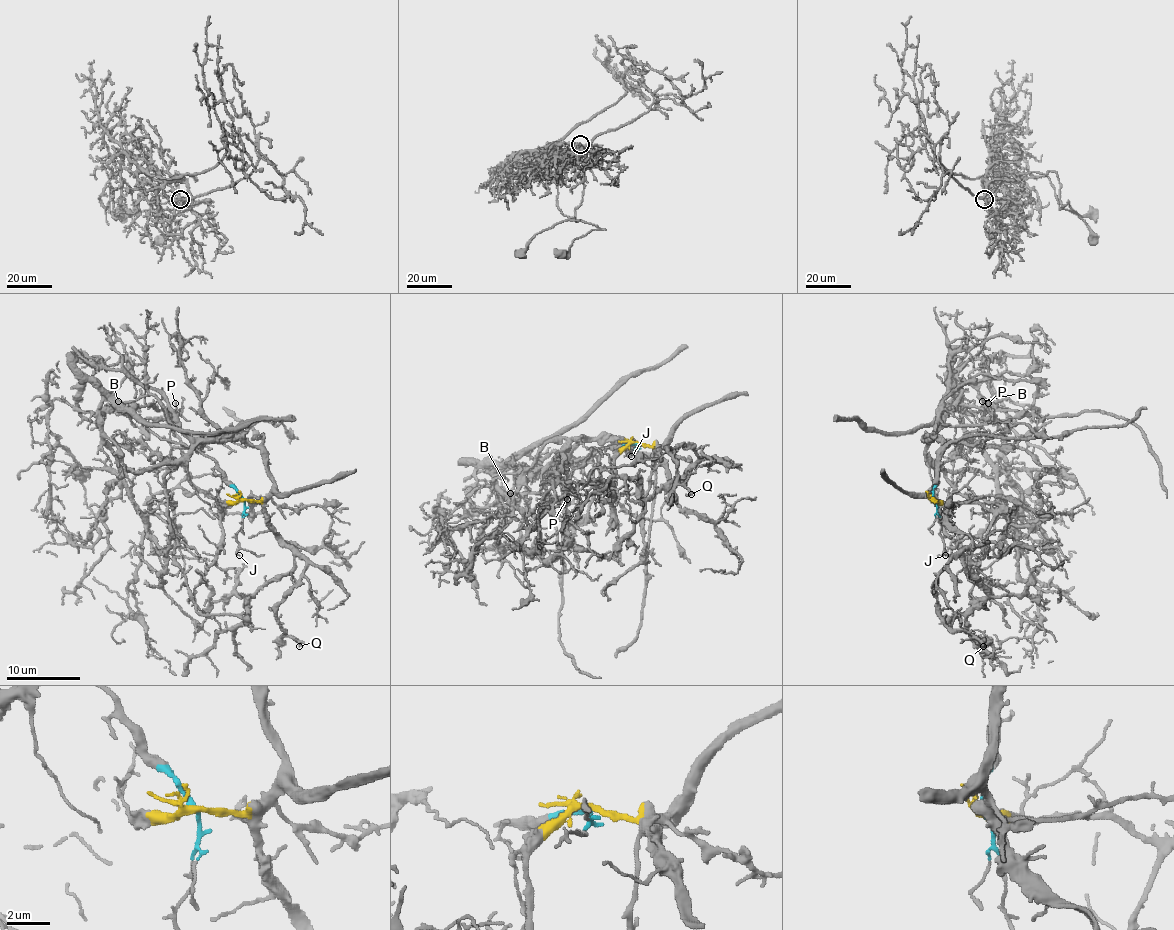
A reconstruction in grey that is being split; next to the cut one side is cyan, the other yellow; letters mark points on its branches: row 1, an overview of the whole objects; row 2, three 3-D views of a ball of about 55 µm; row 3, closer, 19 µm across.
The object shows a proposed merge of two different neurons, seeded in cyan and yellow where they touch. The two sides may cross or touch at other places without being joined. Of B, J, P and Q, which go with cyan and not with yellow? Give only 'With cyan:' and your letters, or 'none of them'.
With cyan: B, J, P

